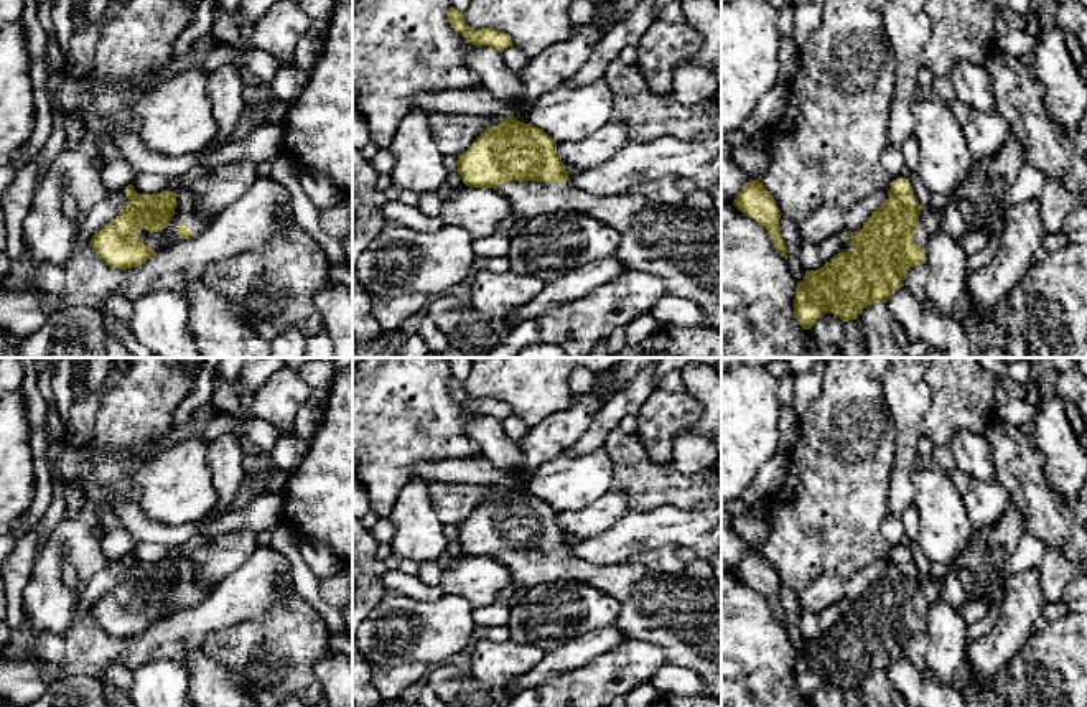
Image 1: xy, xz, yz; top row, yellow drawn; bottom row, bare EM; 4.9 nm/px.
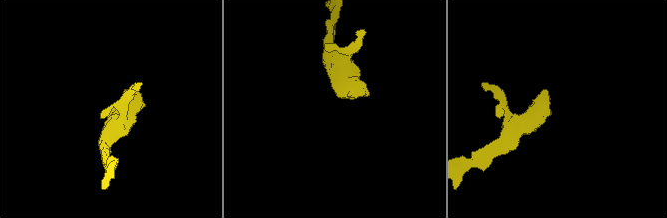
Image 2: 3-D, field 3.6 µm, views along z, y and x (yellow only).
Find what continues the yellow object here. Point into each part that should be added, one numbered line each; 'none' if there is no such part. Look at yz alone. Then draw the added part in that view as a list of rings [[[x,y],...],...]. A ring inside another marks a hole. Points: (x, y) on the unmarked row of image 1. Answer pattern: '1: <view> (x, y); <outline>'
1: yz (928, 594); [[[922,577],[919,585],[919,593],[914,598],[914,608],[921,618],[926,620],[926,615],[932,603],[940,598],[940,590],[934,585],[932,578]]]

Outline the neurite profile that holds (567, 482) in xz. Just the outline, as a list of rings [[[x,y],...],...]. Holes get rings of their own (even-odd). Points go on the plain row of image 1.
[[[604,448],[590,455],[558,453],[529,478],[529,491],[557,514],[593,504],[611,489],[614,466]]]

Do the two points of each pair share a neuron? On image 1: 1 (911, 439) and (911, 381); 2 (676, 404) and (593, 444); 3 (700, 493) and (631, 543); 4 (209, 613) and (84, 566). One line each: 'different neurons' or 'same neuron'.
1: same neuron
2: different neurons
3: different neurons
4: different neurons

